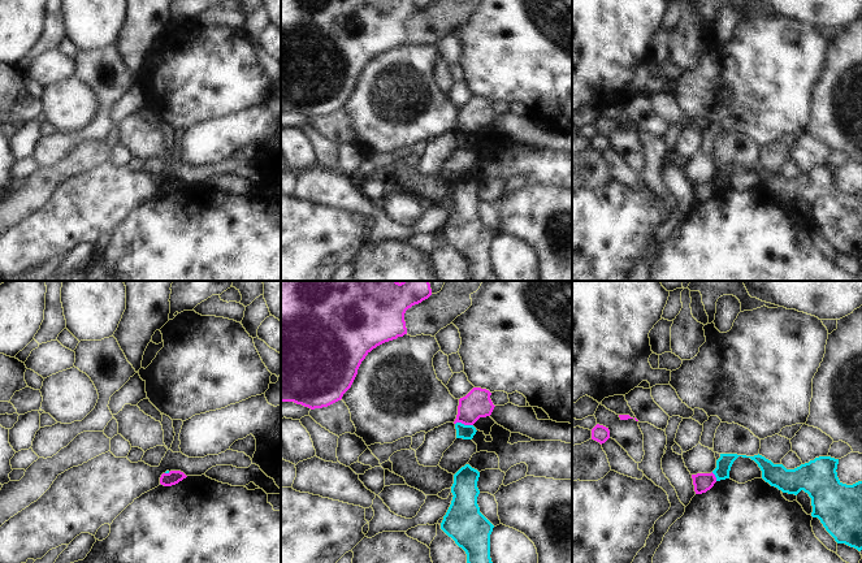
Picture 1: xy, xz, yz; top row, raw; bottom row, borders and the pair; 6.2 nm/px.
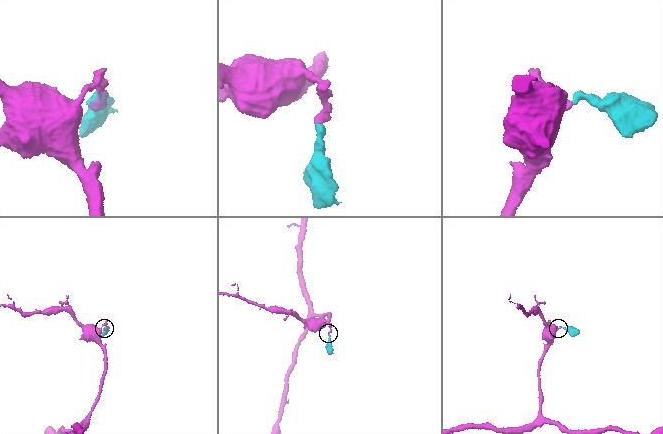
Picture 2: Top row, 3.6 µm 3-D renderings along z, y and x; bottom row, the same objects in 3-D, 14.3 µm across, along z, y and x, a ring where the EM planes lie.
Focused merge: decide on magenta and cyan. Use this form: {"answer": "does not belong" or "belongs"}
{"answer": "does not belong"}

